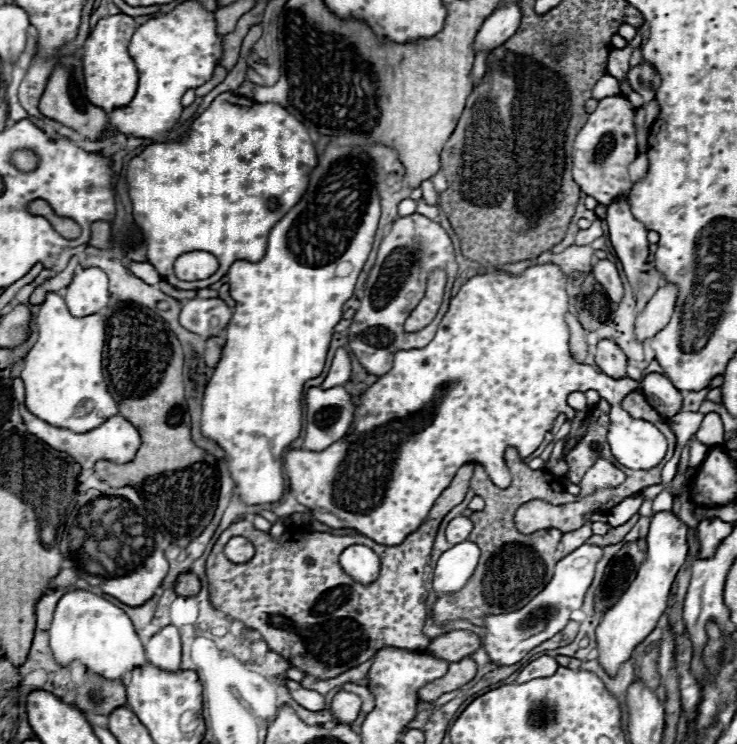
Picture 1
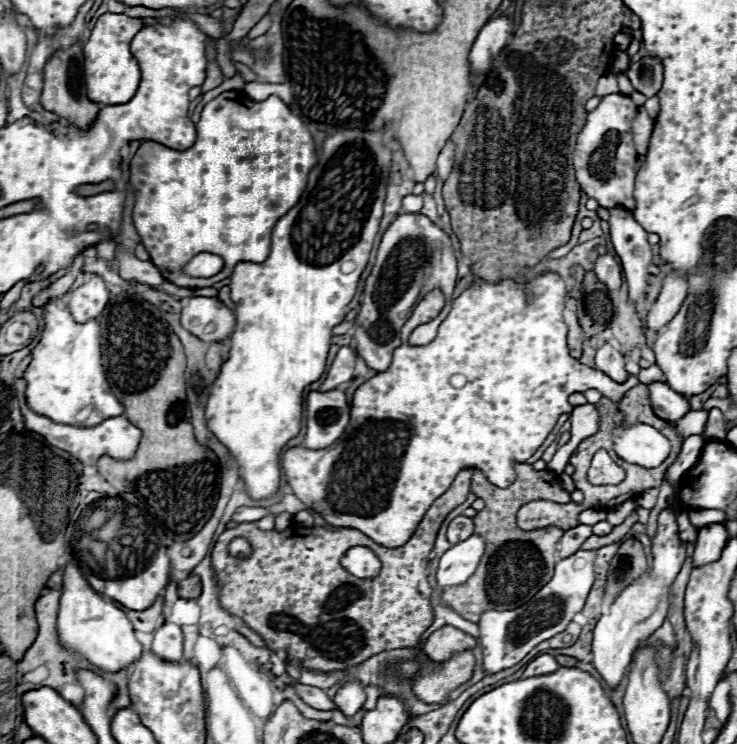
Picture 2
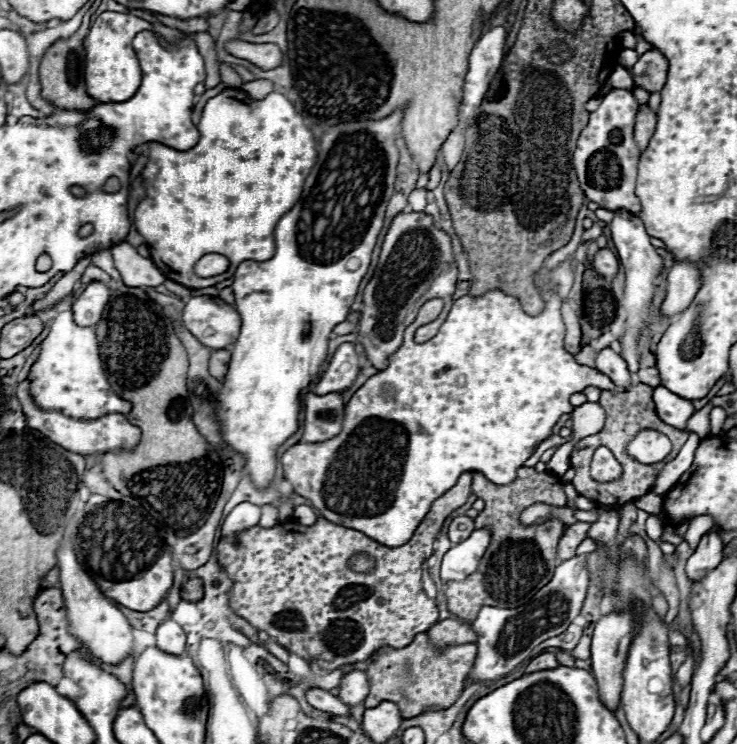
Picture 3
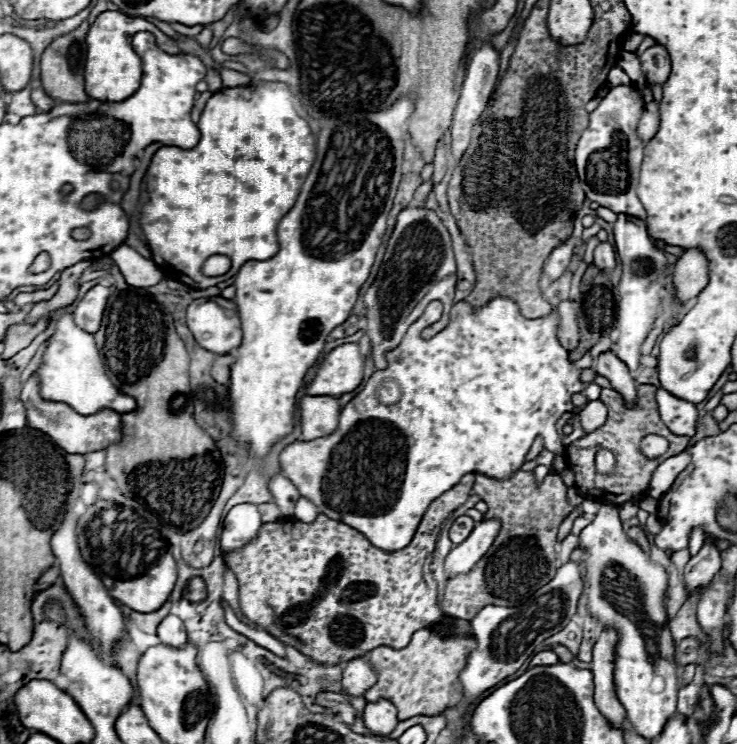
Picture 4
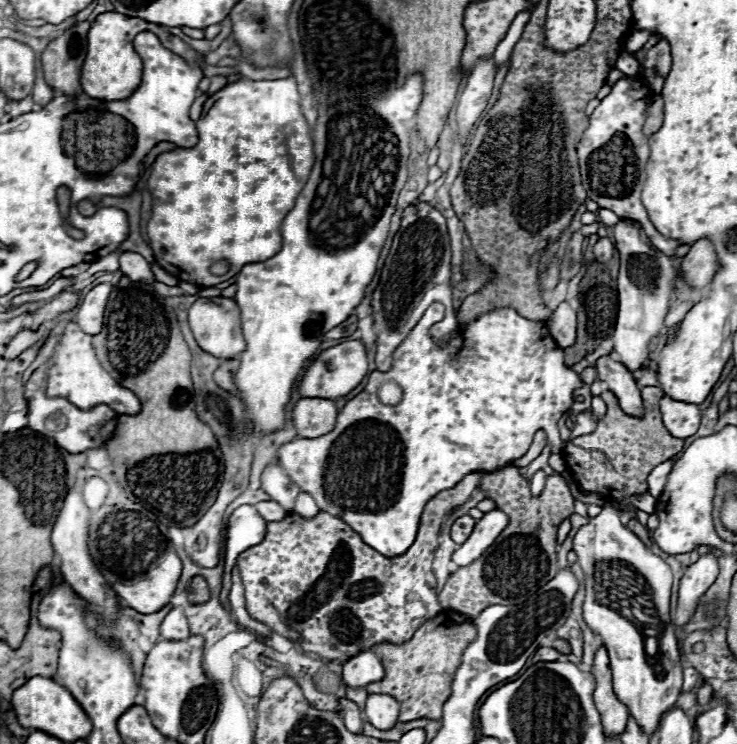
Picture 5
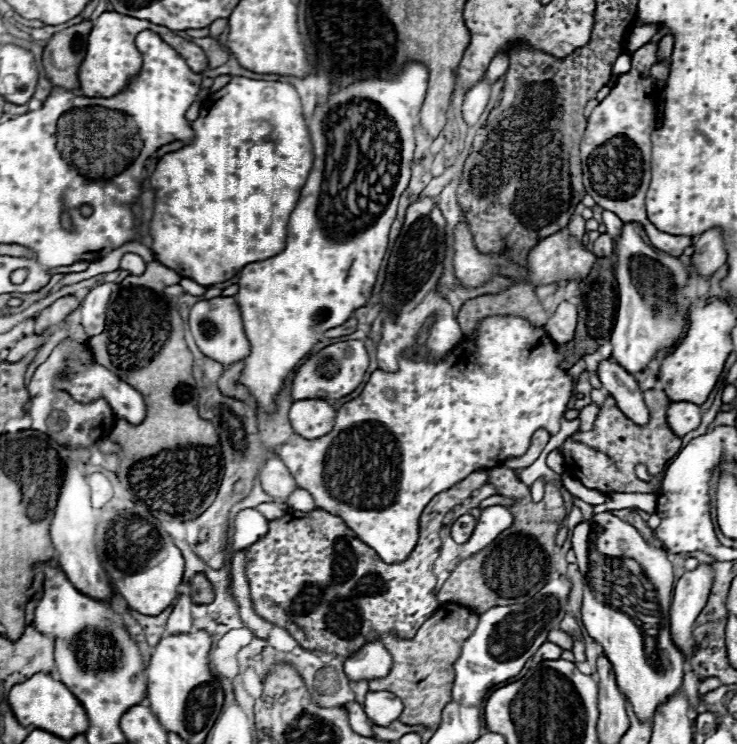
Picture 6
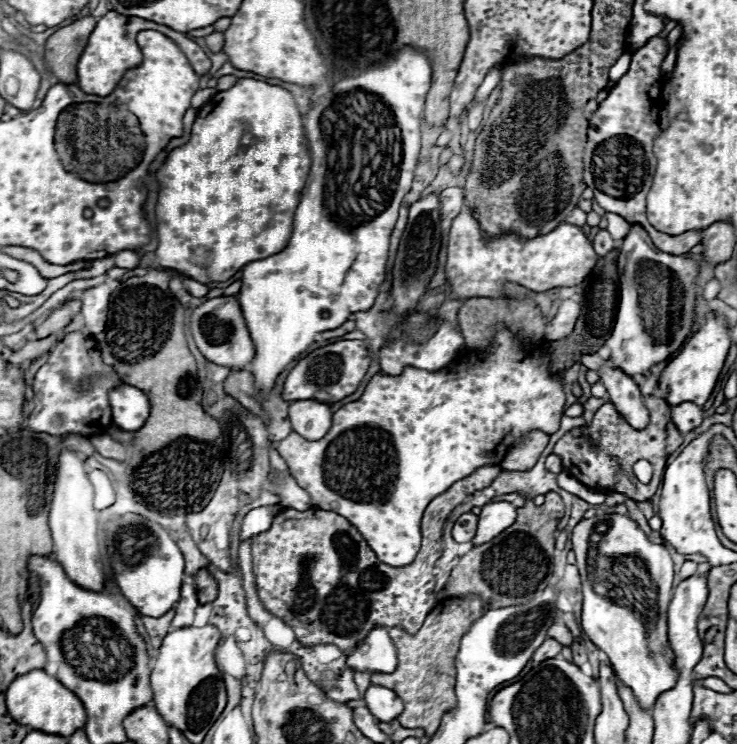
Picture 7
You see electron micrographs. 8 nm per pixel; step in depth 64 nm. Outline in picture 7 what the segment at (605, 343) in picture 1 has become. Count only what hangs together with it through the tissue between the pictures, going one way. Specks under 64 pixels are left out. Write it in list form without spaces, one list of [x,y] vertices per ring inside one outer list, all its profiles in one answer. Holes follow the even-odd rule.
[[[608,364],[602,366],[598,372],[600,382],[606,386],[610,402],[616,406],[616,410],[628,420],[628,424],[642,430],[648,424],[648,410],[644,406],[644,396],[640,394],[640,388],[632,380],[632,376]]]

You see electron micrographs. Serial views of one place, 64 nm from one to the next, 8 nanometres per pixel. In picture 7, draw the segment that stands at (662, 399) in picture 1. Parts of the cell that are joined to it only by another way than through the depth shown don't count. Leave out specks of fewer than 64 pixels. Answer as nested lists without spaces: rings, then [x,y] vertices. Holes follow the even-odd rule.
[[[682,402],[672,408],[672,422],[682,434],[688,434],[690,430],[698,428],[702,424],[702,408],[692,402]]]

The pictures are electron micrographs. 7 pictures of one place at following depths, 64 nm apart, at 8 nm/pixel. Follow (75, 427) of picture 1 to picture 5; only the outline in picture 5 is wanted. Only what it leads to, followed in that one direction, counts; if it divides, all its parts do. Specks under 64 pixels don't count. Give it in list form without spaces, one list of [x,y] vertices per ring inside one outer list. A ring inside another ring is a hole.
[[[76,322],[66,324],[66,328],[60,336],[60,342],[54,346],[50,360],[52,360],[52,364],[48,366],[48,382],[46,382],[48,396],[66,398],[68,402],[76,404],[76,408],[80,408],[80,410],[94,408],[96,404],[106,404],[118,414],[134,416],[140,412],[138,396],[132,394],[130,390],[122,388],[120,384],[116,384],[116,380],[100,366],[100,362],[96,358],[96,350],[92,348],[92,336],[84,334],[76,326]]]

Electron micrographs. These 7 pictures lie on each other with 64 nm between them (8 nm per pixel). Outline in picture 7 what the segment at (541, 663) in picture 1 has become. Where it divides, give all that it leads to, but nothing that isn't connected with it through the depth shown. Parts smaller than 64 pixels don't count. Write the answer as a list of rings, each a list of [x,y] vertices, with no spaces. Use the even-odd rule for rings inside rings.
[[[546,638],[544,644],[534,652],[532,660],[534,660],[534,662],[544,662],[544,660],[554,658],[556,654],[560,654],[560,650],[562,650],[562,644],[558,644],[558,642],[552,640],[552,638]]]

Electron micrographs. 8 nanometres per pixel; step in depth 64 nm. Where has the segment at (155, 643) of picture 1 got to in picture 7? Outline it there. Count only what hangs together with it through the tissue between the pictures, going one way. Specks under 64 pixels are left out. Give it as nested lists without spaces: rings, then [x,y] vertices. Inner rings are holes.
[[[186,580],[182,586],[182,598],[176,606],[176,616],[172,620],[172,628],[190,628],[194,620],[194,610],[198,608],[198,598],[192,580]]]

